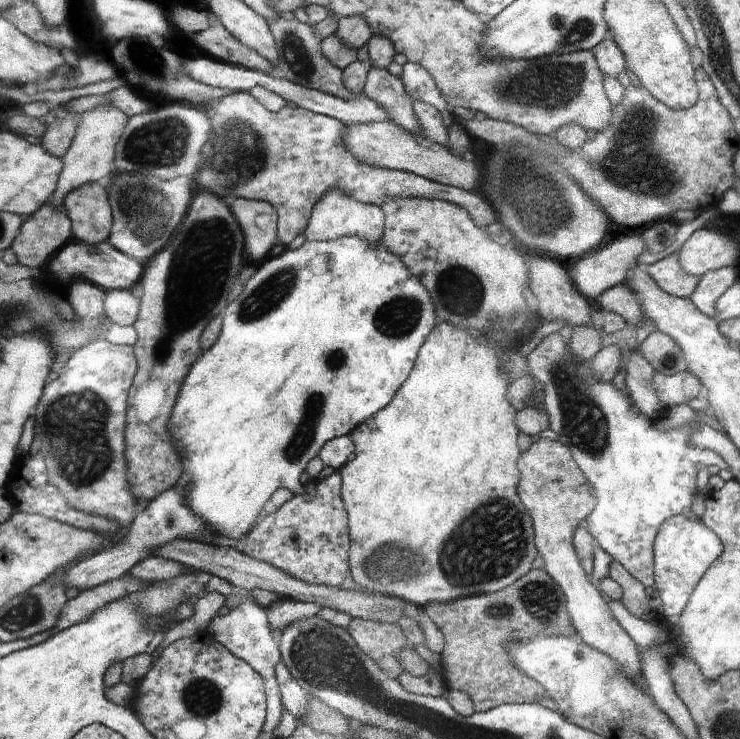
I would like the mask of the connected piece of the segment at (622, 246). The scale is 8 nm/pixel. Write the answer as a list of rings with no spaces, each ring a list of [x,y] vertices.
[[[626,236],[622,240],[616,240],[614,244],[601,248],[600,252],[593,253],[592,256],[582,258],[572,272],[572,282],[578,284],[576,288],[580,288],[580,292],[588,298],[588,301],[593,304],[595,298],[600,296],[605,290],[608,290],[614,284],[624,283],[629,280],[633,269],[638,266],[642,268],[641,263],[638,263],[638,256],[647,250],[645,242],[641,236]]]

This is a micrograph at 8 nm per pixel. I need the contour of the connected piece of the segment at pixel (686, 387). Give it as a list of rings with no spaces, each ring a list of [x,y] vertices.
[[[686,369],[671,375],[656,373],[654,386],[660,402],[669,409],[675,404],[686,404],[694,398],[694,386],[702,386],[702,383],[690,369]]]

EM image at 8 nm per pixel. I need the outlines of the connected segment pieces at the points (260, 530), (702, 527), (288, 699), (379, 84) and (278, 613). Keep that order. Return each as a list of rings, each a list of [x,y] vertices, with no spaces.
[[[339,471],[326,480],[312,479],[300,495],[294,495],[280,508],[272,508],[246,534],[242,552],[271,564],[288,576],[309,585],[358,590],[349,567],[349,514],[341,495]]]
[[[676,515],[662,524],[660,532],[655,540],[655,584],[653,592],[660,598],[661,606],[658,608],[665,620],[673,622],[686,607],[686,599],[690,599],[692,592],[699,584],[708,570],[719,560],[723,554],[723,543],[719,536],[701,519],[691,519],[682,515]]]
[[[282,660],[278,661],[274,667],[275,677],[278,681],[278,688],[281,694],[281,701],[290,713],[298,718],[307,703],[306,695],[298,681],[290,674],[289,668]]]
[[[369,66],[363,93],[386,109],[390,121],[413,135],[422,134],[413,109],[413,98],[407,93],[403,82],[388,69]]]
[[[287,600],[272,604],[272,610],[268,614],[268,620],[272,627],[283,630],[290,626],[295,620],[310,618],[318,615],[324,606],[318,603]]]

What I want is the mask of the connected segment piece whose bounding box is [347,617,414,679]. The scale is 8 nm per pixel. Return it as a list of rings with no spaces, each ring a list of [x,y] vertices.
[[[356,617],[348,625],[347,631],[363,652],[374,658],[394,678],[397,679],[404,671],[399,664],[399,652],[414,647],[410,646],[398,624]]]

